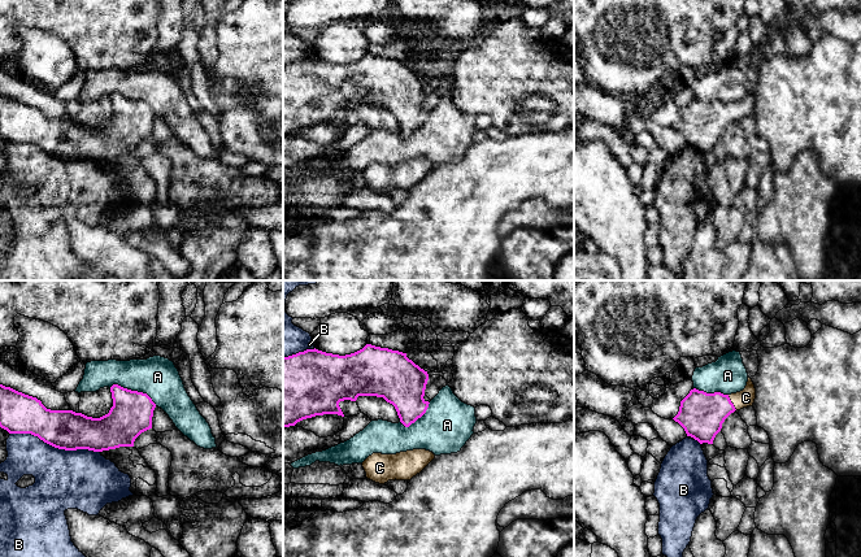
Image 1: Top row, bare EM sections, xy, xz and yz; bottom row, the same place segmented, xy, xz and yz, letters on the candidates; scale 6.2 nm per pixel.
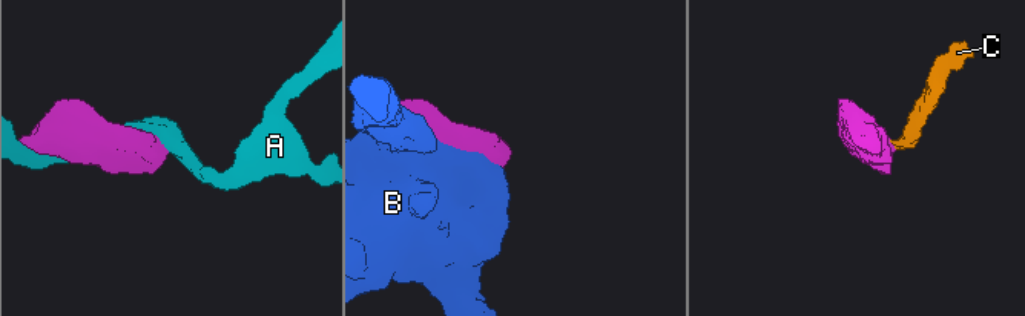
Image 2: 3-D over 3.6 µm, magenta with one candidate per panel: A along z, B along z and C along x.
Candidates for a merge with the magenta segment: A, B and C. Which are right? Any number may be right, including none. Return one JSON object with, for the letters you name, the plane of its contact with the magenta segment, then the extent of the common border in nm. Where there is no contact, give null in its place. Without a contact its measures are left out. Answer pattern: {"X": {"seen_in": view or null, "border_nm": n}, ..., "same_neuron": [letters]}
{"C": {"seen_in": "yz", "border_nm": 110}, "same_neuron": ["C"]}

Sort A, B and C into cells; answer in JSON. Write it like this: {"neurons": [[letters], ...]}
{"neurons": [["A"], ["B"], ["C"]]}

